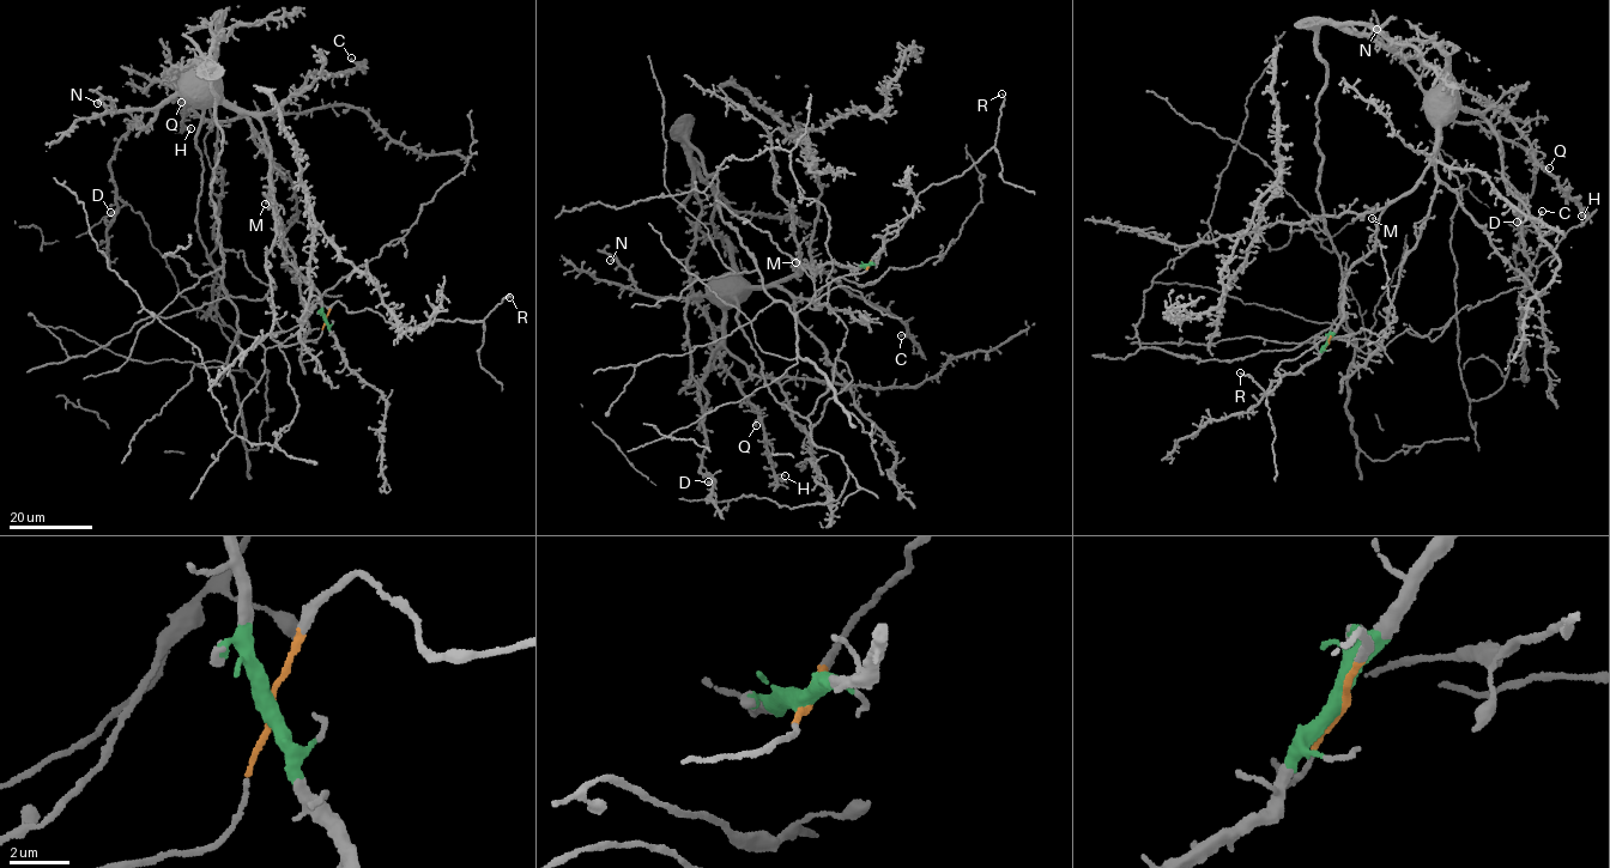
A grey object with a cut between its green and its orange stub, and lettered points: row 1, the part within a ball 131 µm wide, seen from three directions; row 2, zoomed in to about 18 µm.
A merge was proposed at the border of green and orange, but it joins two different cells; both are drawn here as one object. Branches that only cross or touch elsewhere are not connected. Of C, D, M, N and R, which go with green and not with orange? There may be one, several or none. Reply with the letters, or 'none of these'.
C, D, M, N

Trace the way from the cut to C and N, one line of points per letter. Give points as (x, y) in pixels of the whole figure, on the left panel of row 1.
C: (325, 319), (320, 293), (282, 246), (261, 117), (314, 72), (358, 66), (351, 58)
N: (325, 319), (320, 293), (284, 254), (255, 116), (180, 96), (128, 110), (96, 103)

